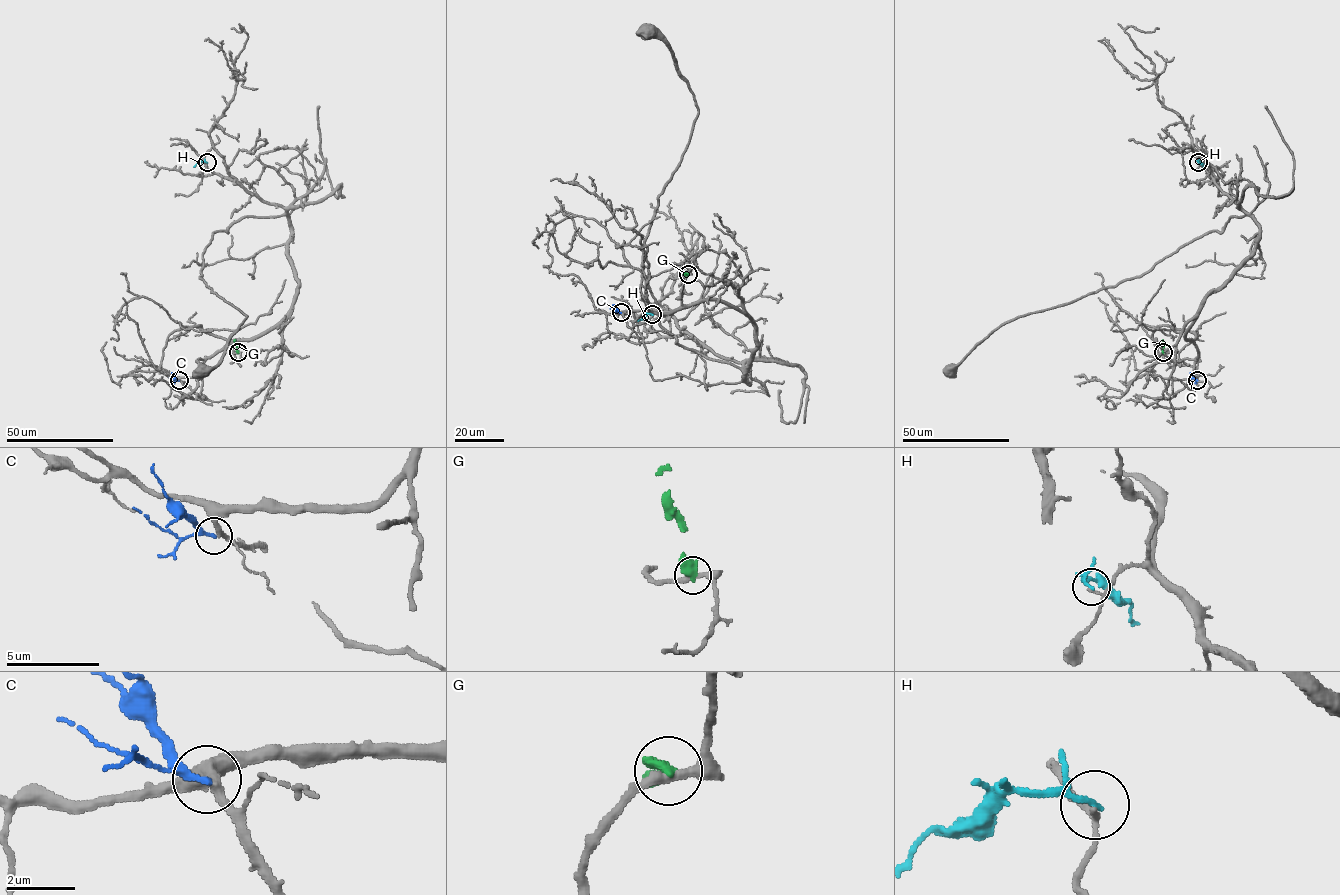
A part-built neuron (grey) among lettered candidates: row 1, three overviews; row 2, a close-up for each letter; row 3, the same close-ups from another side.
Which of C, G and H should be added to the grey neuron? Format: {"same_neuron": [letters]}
{"same_neuron": ["C"]}

